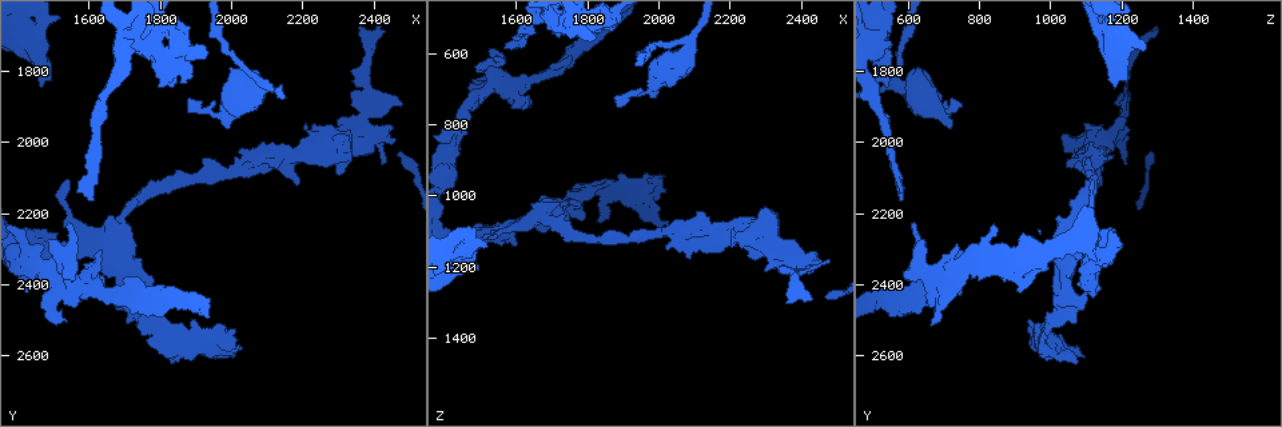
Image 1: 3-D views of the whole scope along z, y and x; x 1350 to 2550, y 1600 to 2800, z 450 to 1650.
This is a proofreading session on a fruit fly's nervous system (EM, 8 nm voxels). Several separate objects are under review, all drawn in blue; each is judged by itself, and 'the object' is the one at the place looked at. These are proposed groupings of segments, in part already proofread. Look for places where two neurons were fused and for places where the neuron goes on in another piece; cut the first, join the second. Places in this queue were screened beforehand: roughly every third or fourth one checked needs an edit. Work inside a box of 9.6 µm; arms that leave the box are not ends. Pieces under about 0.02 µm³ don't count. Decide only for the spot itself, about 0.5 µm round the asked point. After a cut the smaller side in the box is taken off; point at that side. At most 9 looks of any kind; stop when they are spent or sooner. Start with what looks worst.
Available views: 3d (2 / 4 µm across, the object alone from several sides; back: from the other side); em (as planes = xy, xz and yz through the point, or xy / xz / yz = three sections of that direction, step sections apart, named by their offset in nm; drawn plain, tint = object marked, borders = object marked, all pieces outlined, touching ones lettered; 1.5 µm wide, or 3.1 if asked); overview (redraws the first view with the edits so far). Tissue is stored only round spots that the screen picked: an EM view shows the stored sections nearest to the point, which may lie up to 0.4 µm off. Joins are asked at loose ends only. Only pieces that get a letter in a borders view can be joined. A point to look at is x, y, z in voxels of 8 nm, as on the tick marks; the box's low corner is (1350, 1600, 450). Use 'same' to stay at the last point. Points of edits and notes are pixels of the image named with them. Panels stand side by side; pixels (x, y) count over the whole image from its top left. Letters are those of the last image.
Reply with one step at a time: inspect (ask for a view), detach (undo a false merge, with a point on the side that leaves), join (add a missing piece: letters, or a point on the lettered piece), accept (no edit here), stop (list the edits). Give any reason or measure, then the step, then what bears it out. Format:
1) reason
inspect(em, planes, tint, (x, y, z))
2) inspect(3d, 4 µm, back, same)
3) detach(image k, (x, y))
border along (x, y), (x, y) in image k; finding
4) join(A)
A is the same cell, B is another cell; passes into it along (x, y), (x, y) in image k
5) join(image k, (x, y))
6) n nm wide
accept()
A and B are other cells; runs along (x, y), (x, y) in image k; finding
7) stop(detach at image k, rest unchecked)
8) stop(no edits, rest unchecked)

an open end
inspect(3d, 2 µm, (1470, 1850, 1180))

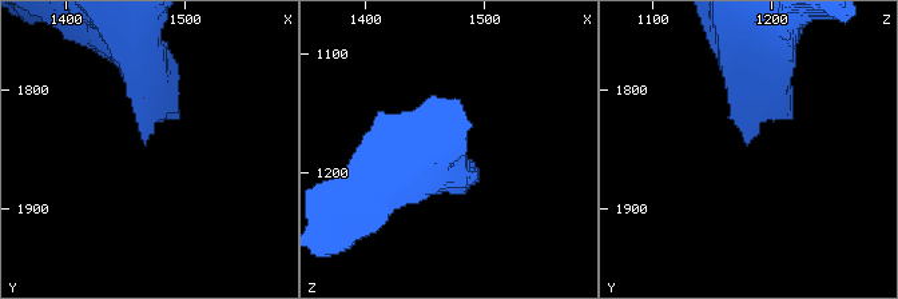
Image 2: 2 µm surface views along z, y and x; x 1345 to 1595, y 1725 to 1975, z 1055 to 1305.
now the EM
inspect(em, planes, borders, (1466, 1844, 1180))

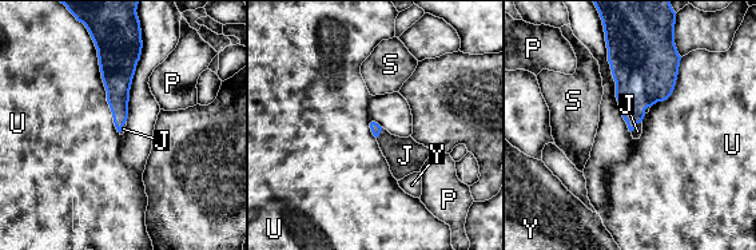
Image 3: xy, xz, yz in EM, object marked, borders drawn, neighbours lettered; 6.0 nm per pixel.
U touches over 600 nm
join(J)
J is the same cell, P, S, U and Y are other cells; the neuron continues

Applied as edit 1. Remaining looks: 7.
inspect(overview)

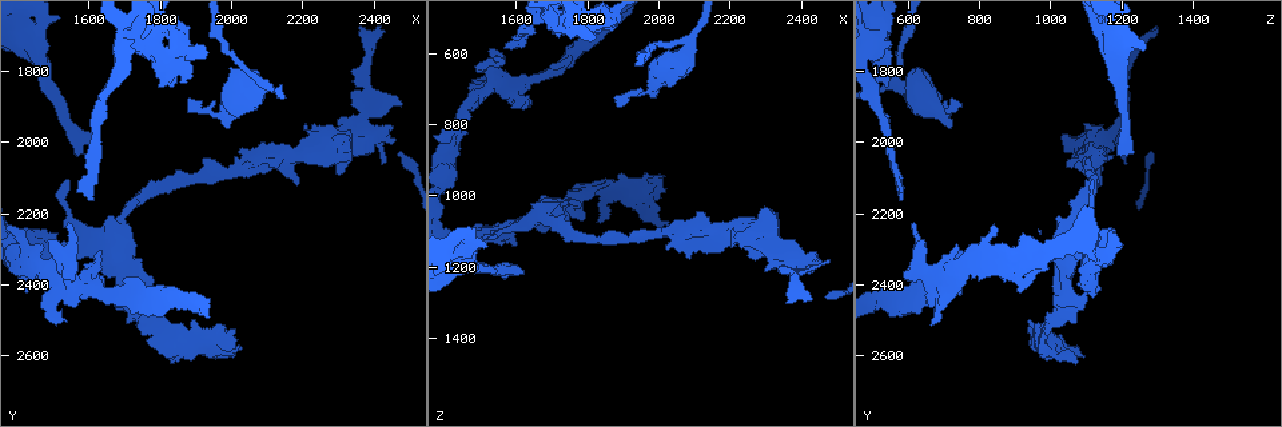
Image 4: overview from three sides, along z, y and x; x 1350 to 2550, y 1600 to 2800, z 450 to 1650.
thin end
inspect(em, planes, borders, (1600, 2170, 580))

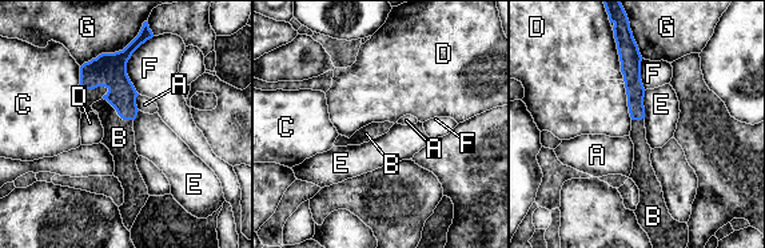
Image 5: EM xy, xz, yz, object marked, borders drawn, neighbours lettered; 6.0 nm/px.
100 nm wide
join(B)
B is the same cell, A, C, D, E, F and G are other cells; passes into it along (111, 74), (118, 114), (119, 138) in image 5; the neuron continues

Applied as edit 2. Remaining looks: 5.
branch stops here
inspect(3d, 4 µm, (2350, 1850, 1220))

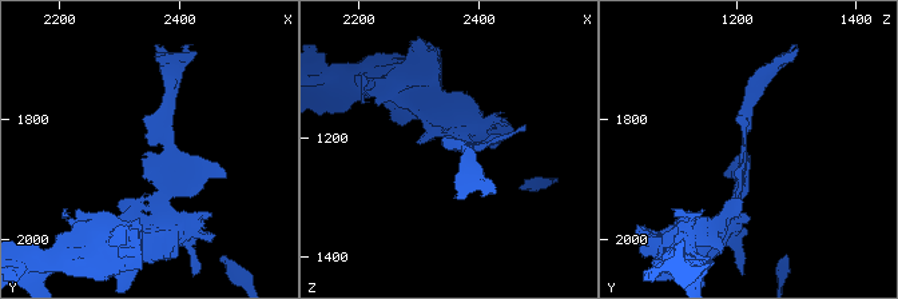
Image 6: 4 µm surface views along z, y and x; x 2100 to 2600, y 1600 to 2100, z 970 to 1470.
inspect(em, yz, step 8, tint, (2345, 1850, 1220))

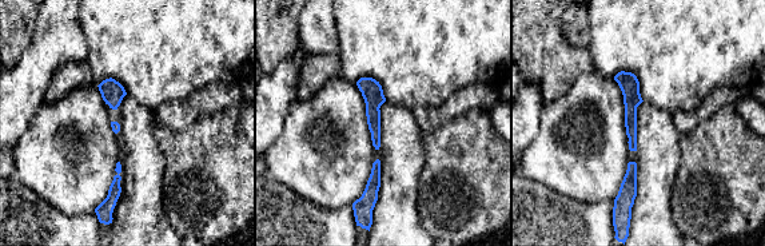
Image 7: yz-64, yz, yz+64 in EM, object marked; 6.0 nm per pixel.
cut it another way
inspect(em, planes, borders, same)

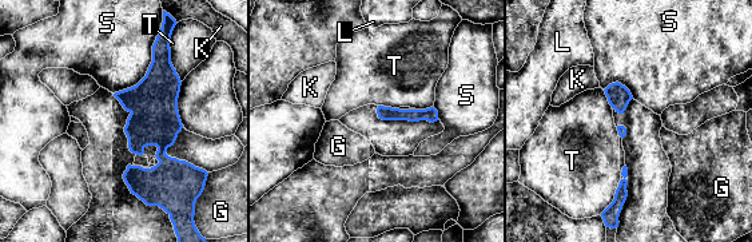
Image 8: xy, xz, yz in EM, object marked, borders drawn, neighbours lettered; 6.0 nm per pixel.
accept()
G, K, L, S and T are other cells; border along (619, 185), (613, 201), (600, 214) in image 8; no lettered piece goes on from it

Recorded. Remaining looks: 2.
an open end
inspect(3d, 4 µm, back, (1650, 2420, 1090))

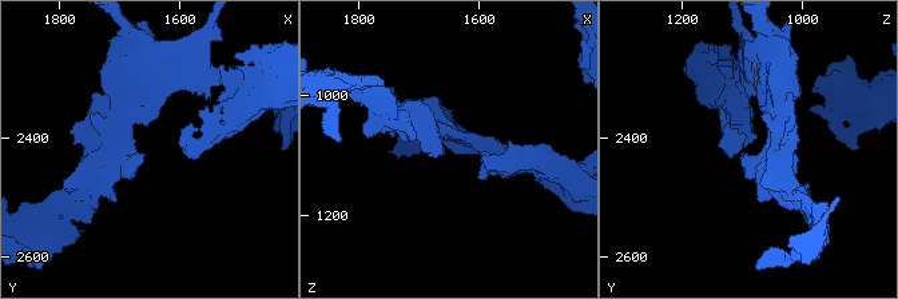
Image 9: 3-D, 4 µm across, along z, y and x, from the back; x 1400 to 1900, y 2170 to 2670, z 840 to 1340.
need the tissue
inspect(em, planes, borders, (1655, 2420, 1095))

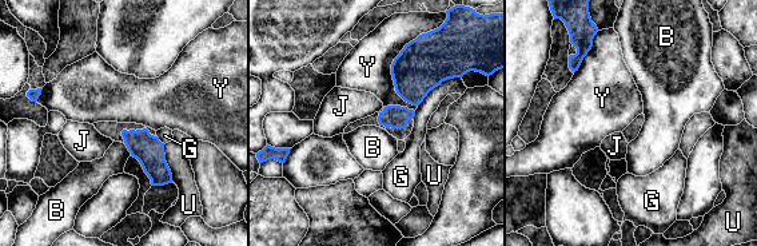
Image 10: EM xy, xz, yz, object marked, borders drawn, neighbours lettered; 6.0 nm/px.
accept()
B, G, J, U and Y are other cells; none of them fits

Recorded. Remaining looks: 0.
stop(join at image 3, join at image 5, rest unchecked)

